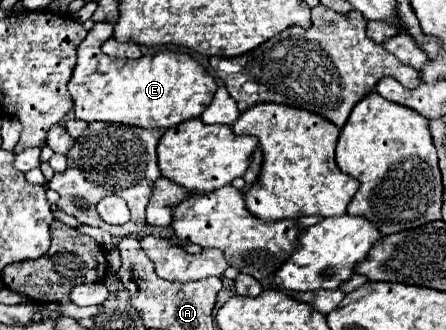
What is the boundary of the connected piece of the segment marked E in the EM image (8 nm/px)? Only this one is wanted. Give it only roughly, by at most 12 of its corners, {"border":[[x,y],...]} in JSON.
{"border":[[97,21],[69,81],[75,117],[169,129],[217,83],[187,53],[113,59]]}

